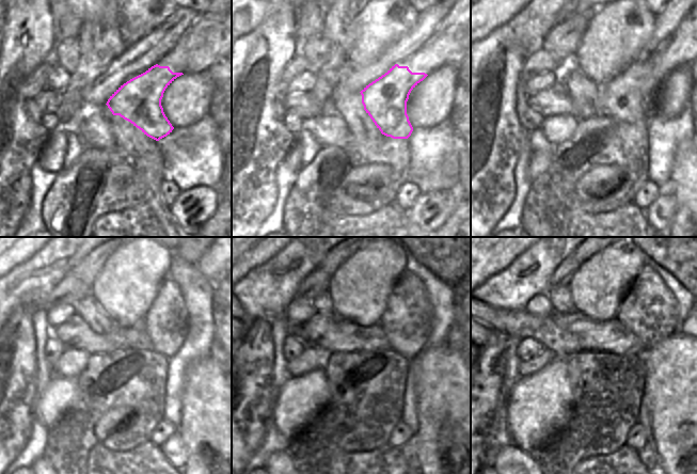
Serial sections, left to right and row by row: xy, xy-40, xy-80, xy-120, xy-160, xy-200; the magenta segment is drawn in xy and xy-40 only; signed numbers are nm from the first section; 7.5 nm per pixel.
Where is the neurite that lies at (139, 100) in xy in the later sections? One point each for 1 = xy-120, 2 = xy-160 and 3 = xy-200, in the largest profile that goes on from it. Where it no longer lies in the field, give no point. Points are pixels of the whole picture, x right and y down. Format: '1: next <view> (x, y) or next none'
1: next xy-120 (167, 321)
2: next xy-160 (407, 320)
3: next xy-200 (649, 310)

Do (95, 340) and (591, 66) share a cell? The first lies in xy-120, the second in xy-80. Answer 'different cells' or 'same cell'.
different cells

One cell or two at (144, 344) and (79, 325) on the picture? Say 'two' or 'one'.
one

